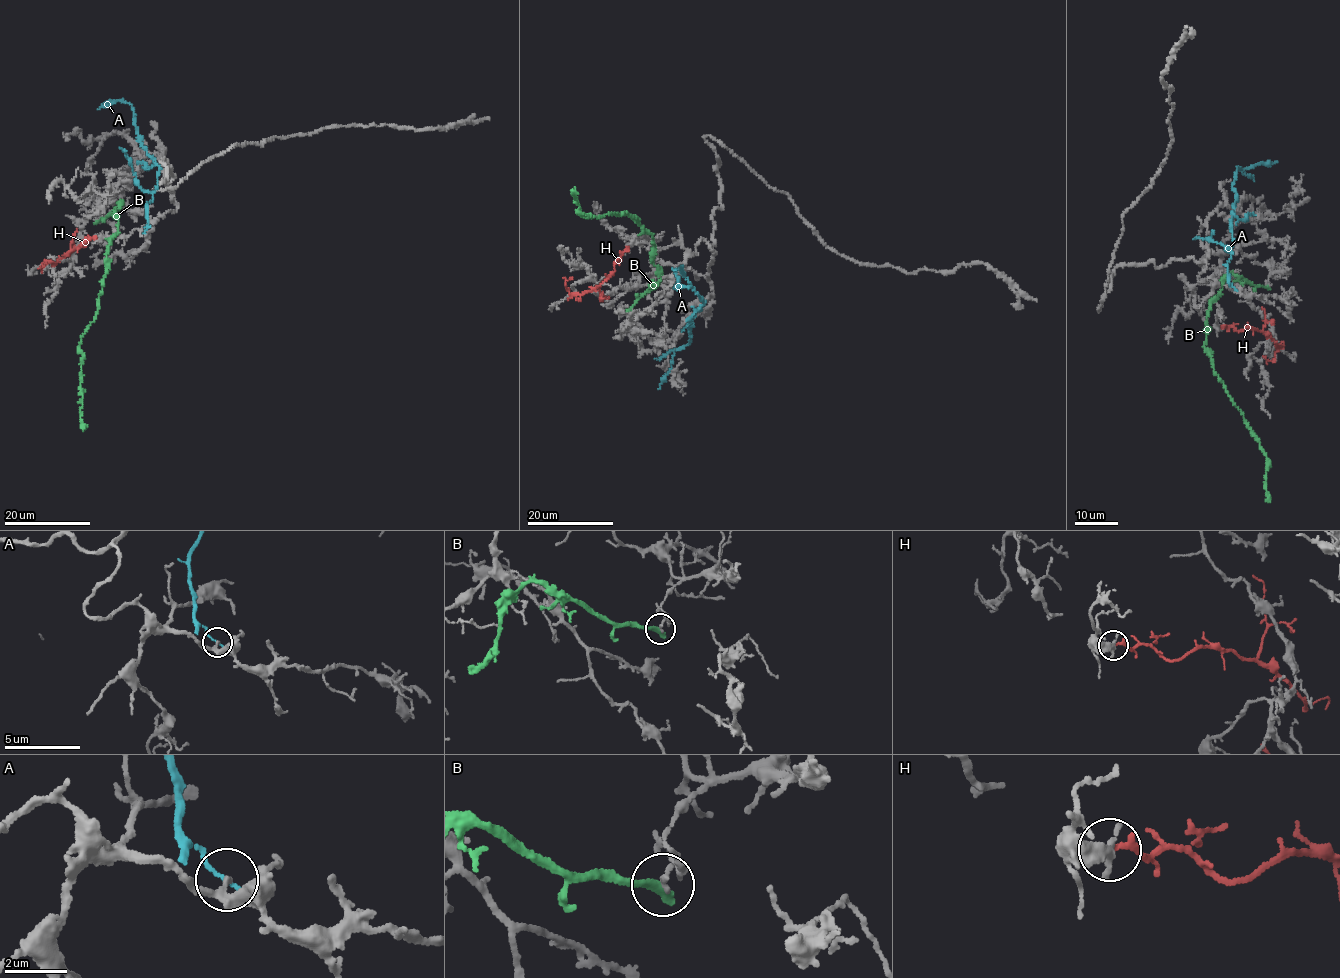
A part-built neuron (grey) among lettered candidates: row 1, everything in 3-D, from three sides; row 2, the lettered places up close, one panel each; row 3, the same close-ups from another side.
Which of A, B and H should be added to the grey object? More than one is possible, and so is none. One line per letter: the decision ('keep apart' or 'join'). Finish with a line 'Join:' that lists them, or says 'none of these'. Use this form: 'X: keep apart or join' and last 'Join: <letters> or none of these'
A: keep apart
B: keep apart
H: keep apart
Join: none of these

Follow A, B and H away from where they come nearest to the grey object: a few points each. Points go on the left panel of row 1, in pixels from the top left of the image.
A: (145, 230), (146, 204), (155, 189), (160, 166), (141, 144), (134, 109), (127, 102), (102, 103)
B: (97, 222), (121, 201), (115, 211), (117, 232), (106, 251), (96, 315), (78, 345), (83, 358), (83, 428)
H: (94, 238), (56, 262), (42, 264), (42, 268), (47, 263)

